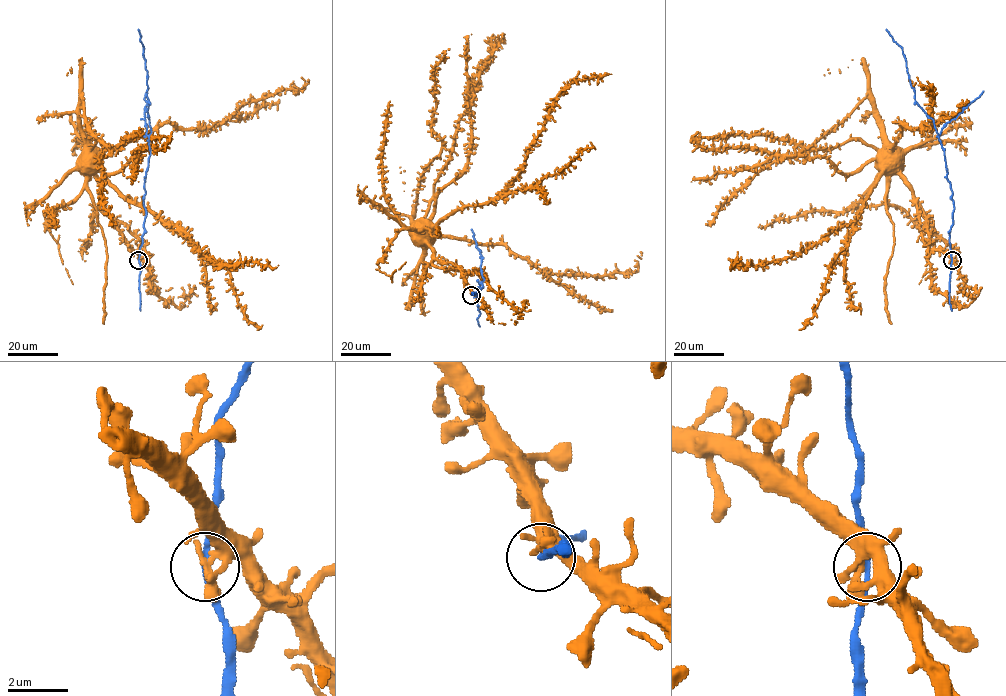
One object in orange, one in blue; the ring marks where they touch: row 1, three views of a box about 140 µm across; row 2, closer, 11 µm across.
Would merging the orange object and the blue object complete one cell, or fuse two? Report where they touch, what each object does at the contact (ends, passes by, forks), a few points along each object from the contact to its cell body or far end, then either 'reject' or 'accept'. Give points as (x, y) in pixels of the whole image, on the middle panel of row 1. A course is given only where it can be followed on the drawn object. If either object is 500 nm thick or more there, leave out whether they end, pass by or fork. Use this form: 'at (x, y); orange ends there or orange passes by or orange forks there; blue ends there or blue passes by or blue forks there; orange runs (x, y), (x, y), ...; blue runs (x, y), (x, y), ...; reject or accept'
at (471, 295); orange ends there; blue passes by; orange runs (472, 294), (462, 271), (438, 260), (412, 224), (418, 182), (442, 146), (431, 127), (434, 67), (449, 48); blue runs (472, 294), (477, 292), (479, 296), (476, 295), (477, 291), (483, 287), (484, 279), (480, 250), (471, 229); accept

